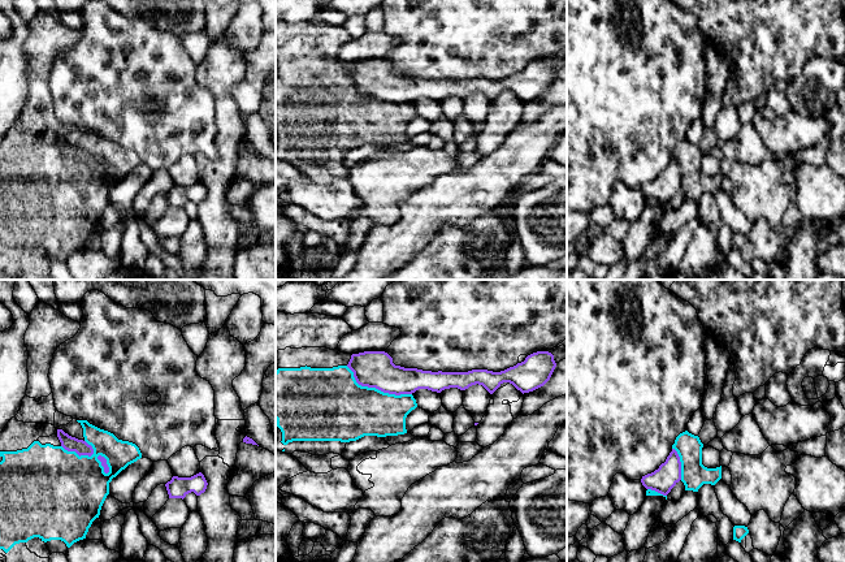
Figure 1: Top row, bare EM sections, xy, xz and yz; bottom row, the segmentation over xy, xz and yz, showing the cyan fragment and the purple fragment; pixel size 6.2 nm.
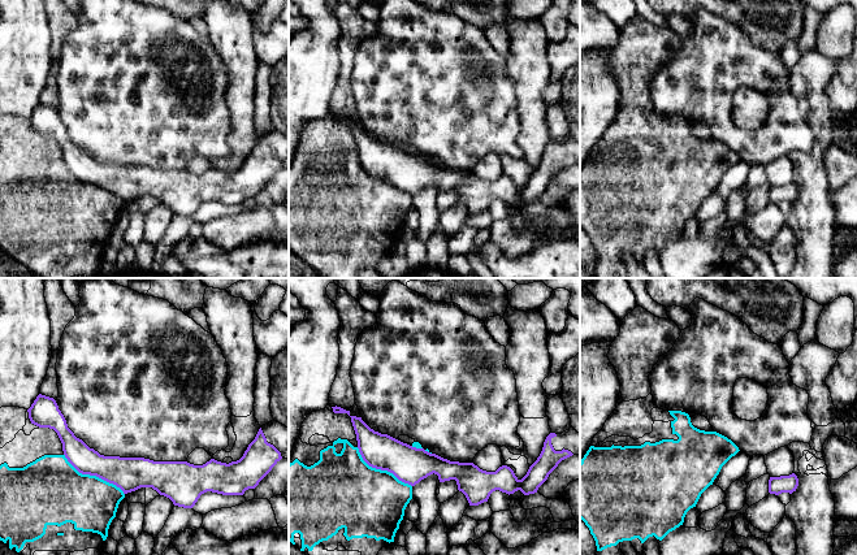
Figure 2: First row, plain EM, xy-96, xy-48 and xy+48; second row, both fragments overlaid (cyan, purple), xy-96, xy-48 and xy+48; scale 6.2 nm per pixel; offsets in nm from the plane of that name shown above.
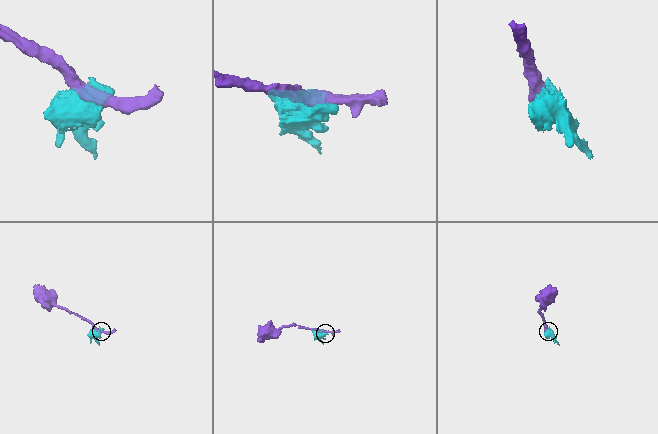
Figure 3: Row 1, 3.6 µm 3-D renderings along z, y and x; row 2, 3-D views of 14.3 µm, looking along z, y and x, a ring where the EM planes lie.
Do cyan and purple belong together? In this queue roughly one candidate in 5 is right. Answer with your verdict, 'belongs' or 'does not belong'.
does not belong

